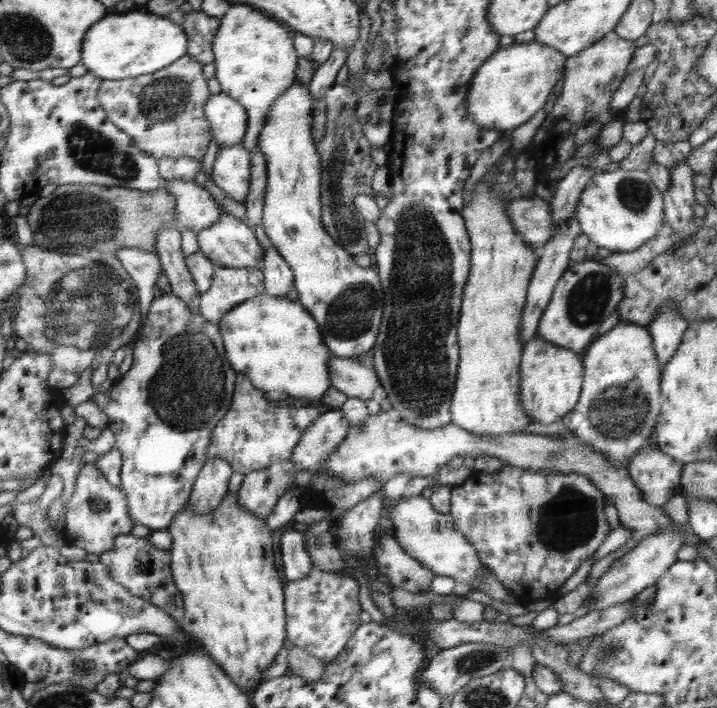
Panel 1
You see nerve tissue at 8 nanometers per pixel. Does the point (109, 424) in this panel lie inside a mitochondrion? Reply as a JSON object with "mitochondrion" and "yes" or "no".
{"mitochondrion":"no"}

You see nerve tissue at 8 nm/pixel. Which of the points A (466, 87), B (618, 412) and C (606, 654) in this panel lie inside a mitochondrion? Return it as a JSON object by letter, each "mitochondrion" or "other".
{"A":"other","B":"mitochondrion","C":"mitochondrion"}

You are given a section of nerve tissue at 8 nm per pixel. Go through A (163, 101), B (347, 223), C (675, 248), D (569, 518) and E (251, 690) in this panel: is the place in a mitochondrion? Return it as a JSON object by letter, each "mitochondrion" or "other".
{"A":"mitochondrion","B":"mitochondrion","C":"other","D":"mitochondrion","E":"other"}

